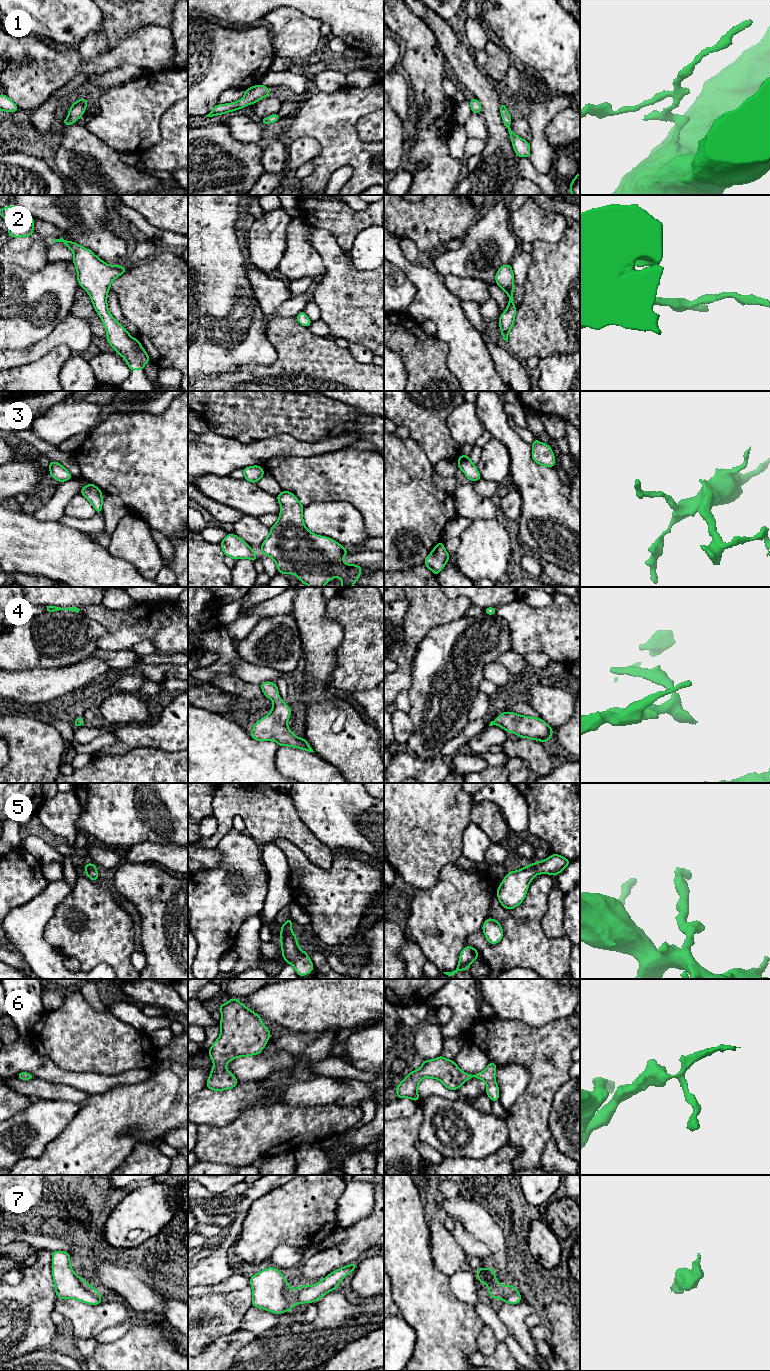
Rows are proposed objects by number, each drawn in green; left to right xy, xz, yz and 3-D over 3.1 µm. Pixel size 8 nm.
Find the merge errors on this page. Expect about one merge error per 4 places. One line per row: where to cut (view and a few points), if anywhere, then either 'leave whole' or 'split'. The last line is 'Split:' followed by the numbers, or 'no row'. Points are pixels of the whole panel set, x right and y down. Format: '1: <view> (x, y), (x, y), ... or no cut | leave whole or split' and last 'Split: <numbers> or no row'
1: no cut | leave whole
2: no cut | leave whole
3: no cut | leave whole
4: no cut | leave whole
5: no cut | leave whole
6: no cut | leave whole
7: no cut | leave whole
Split: no row

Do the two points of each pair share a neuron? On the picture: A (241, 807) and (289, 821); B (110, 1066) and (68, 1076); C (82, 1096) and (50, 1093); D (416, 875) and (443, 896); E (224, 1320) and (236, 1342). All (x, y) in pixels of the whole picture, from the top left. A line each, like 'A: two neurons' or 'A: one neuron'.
A: one neuron
B: two neurons
C: one neuron
D: two neurons
E: two neurons

